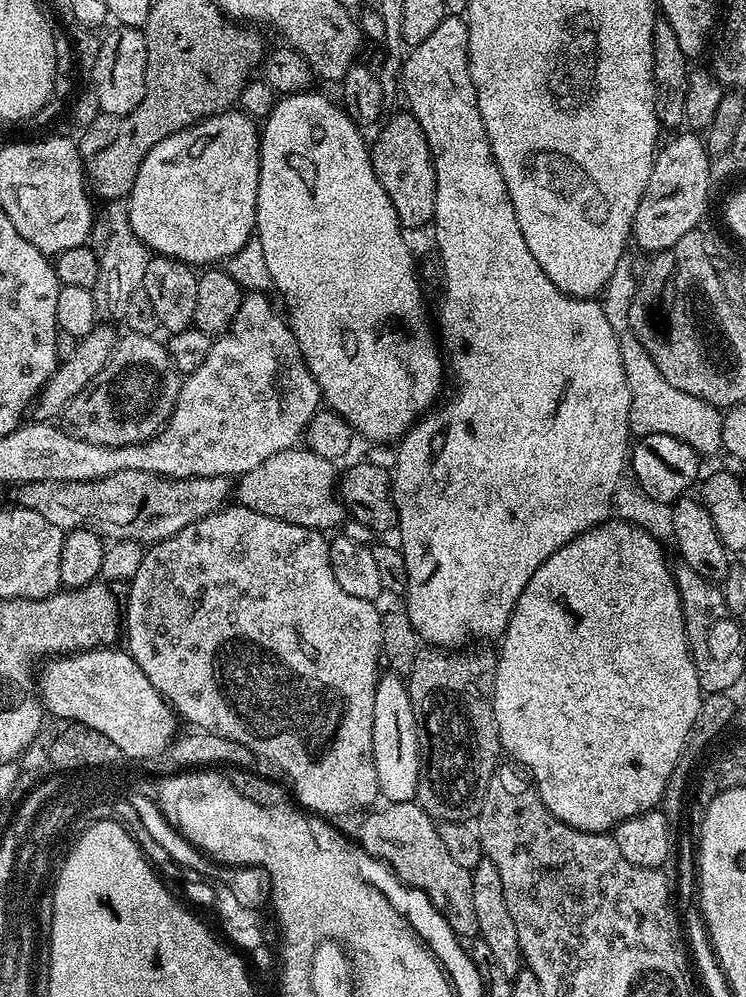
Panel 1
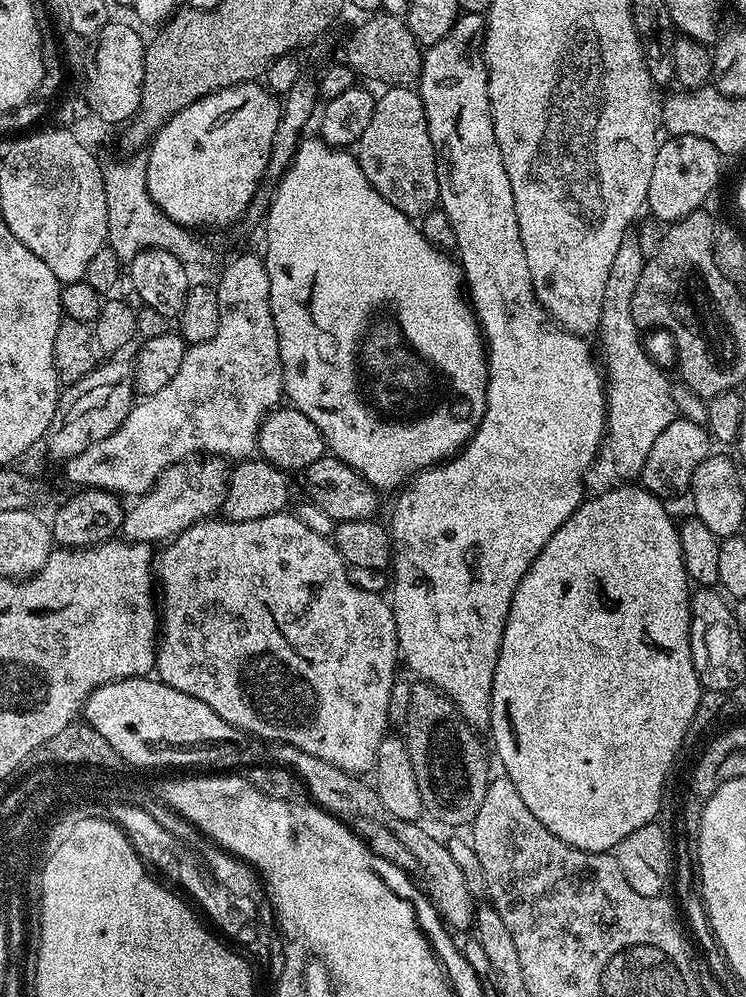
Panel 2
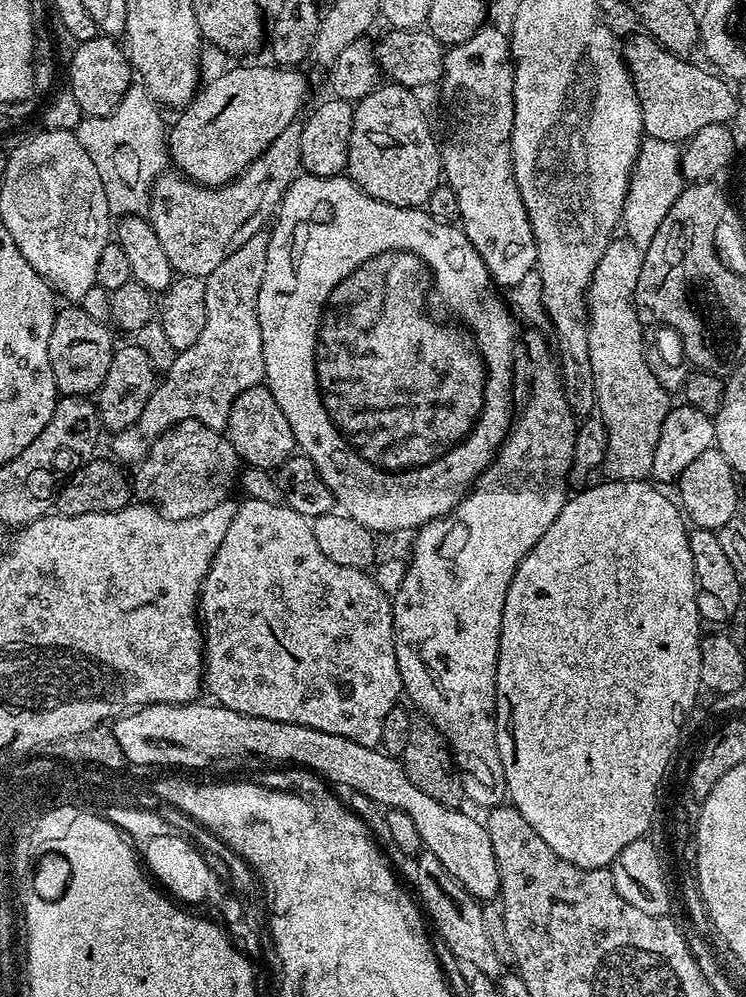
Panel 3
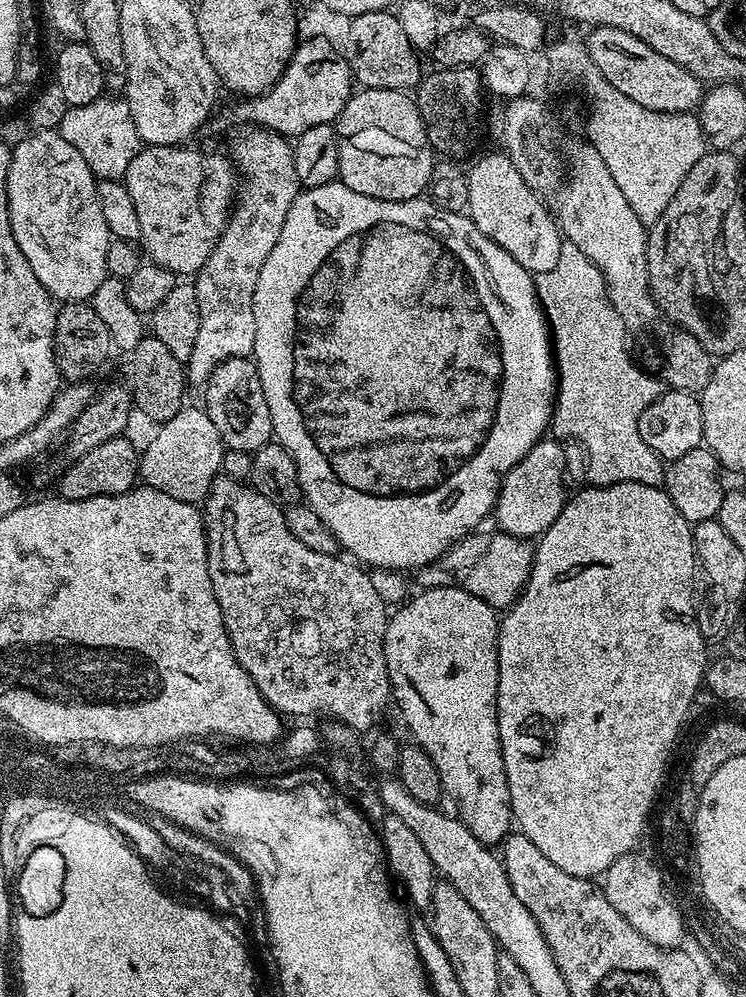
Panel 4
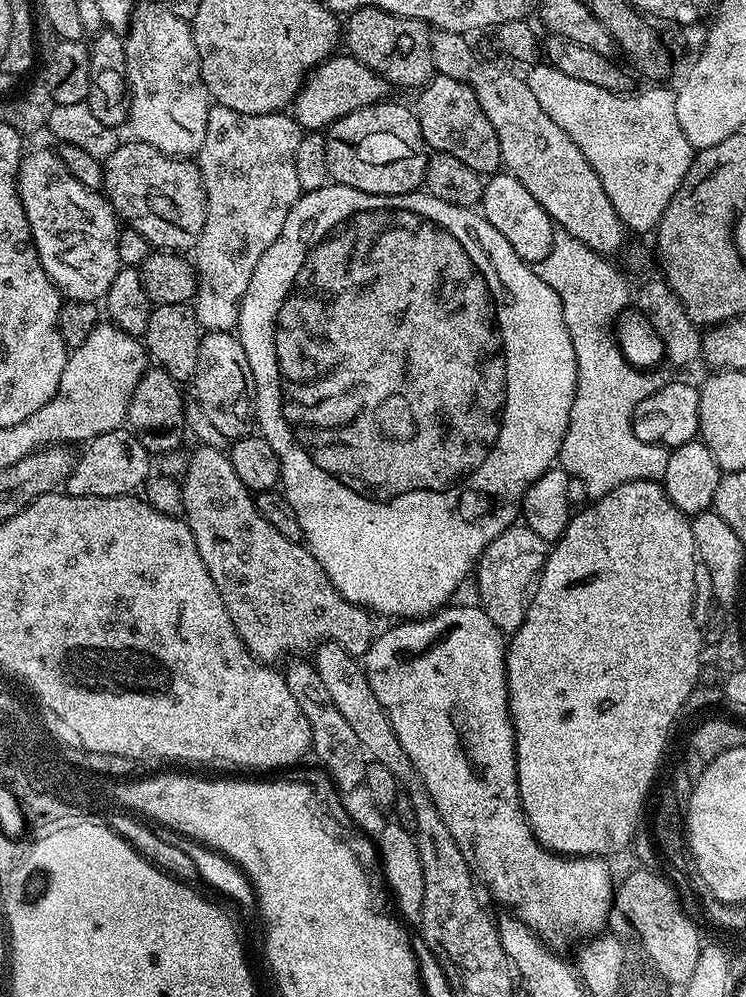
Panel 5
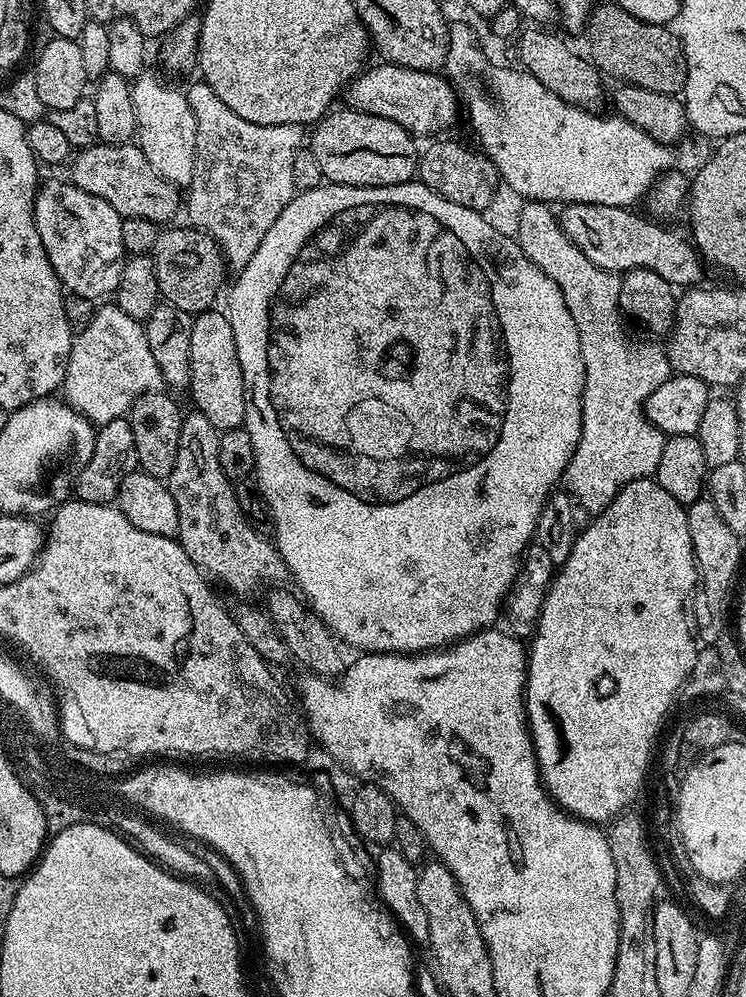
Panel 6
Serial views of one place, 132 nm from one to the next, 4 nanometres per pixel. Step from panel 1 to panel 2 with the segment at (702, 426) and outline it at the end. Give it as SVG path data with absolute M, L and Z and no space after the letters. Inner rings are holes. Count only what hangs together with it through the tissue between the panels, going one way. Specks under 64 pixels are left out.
M630 230L618 246L618 255L610 265L610 278L606 278L606 294L602 298L602 318L598 329L600 348L604 351L602 368L606 373L606 452L612 455L612 464L620 476L639 477L644 469L650 446L670 422L678 418L674 404L673 385L668 384L665 369L652 361L644 348L642 330L634 322L632 303L634 290L638 290L638 278L642 278L644 261L640 245L640 233Z

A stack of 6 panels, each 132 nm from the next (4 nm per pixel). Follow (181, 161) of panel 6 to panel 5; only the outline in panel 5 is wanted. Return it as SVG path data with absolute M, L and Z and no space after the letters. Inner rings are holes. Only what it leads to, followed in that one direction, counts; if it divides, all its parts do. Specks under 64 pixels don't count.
M139 3L132 24L123 37L125 70L131 92L126 124L128 128L132 127L131 135L135 139L154 146L154 150L160 150L167 156L192 158L199 153L202 142L206 142L206 118L214 107L214 101L202 78L198 50L194 46L189 21L174 14L167 5L160 4Z

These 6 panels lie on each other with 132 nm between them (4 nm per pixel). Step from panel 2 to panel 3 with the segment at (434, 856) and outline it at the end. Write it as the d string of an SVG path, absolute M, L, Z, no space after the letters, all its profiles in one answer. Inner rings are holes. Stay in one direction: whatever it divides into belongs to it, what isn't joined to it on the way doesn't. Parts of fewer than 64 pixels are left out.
M421 851L414 863L416 863L414 878L419 894L417 897L432 923L437 937L446 942L446 946L450 947L450 952L455 957L473 963L491 980L500 979L505 971L503 966L505 963L503 957L497 954L493 943L490 942L489 932L486 930L483 905L473 899L469 892L442 866L442 862L434 857L432 852Z

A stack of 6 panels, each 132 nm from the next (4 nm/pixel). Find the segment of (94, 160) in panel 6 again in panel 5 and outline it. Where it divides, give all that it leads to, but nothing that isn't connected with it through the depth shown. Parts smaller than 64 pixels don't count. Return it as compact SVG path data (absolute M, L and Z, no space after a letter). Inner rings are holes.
M128 138L125 144L117 143L103 166L103 195L127 227L138 230L156 250L195 249L206 222L206 194L202 174L191 159L167 156L146 142Z

